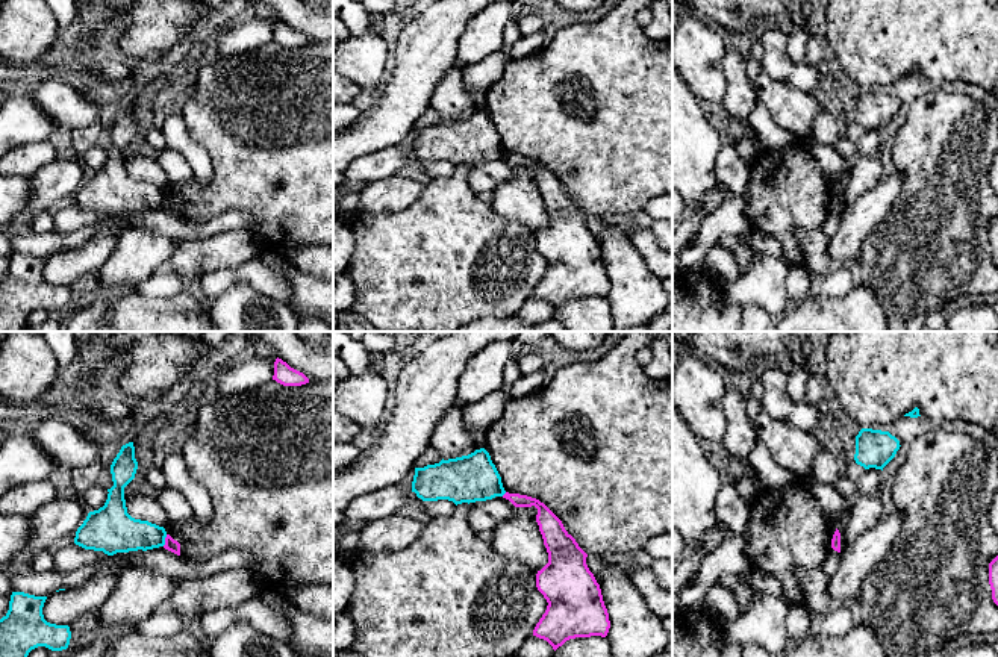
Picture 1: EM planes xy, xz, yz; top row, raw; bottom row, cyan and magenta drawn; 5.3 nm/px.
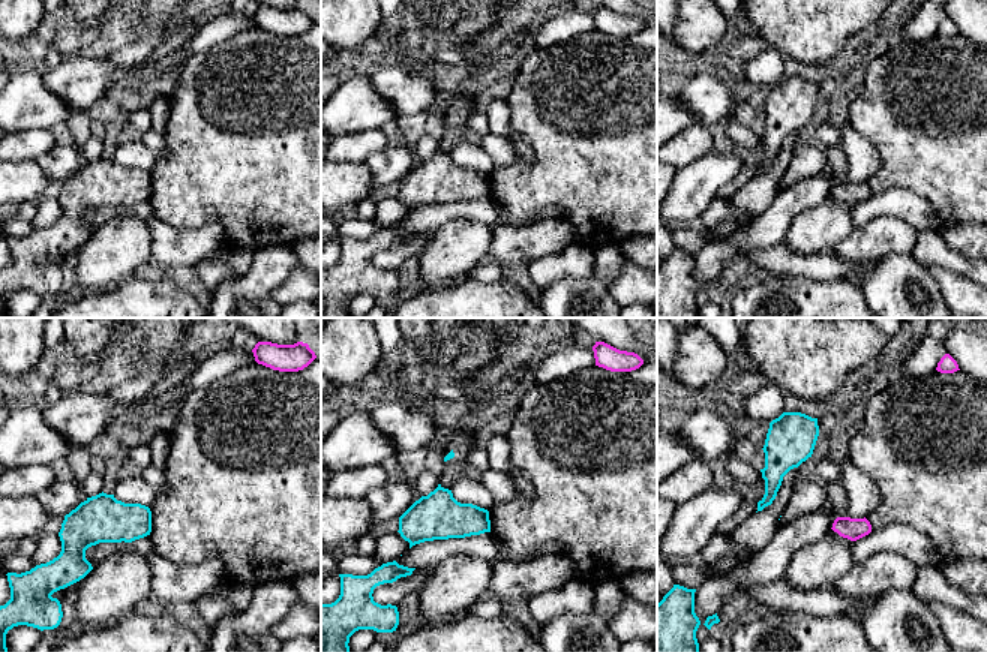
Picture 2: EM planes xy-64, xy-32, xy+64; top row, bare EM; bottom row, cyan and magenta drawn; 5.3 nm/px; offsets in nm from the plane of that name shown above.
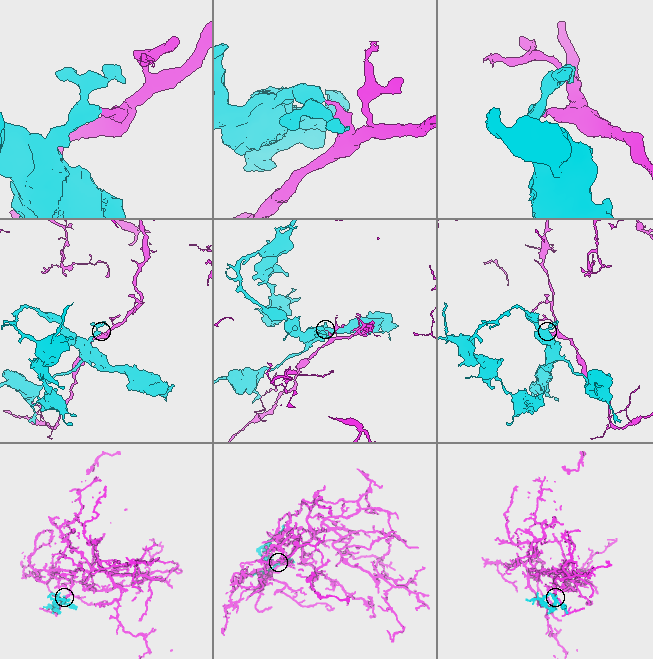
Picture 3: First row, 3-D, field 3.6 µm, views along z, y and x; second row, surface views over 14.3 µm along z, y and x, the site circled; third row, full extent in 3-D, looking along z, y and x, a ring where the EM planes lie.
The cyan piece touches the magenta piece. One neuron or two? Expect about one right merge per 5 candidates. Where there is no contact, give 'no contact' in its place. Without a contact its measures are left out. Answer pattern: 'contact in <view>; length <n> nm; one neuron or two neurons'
contact in xy; length 70 nm; two neurons

